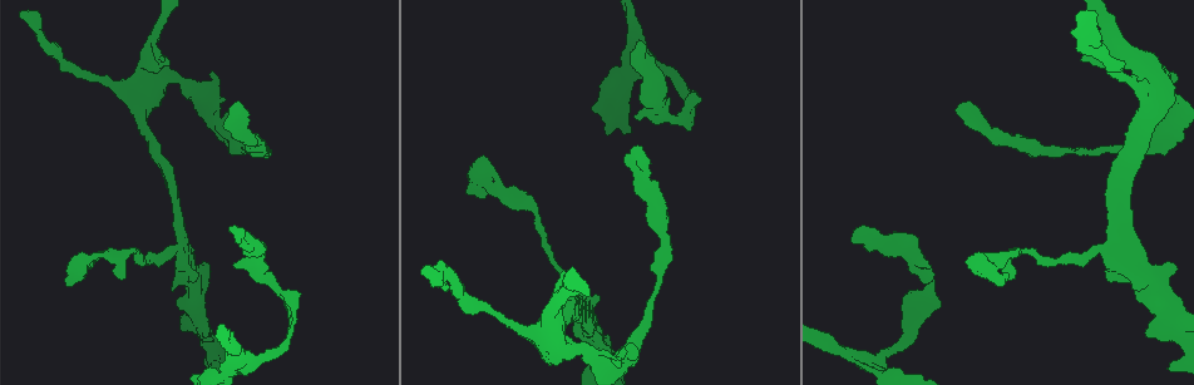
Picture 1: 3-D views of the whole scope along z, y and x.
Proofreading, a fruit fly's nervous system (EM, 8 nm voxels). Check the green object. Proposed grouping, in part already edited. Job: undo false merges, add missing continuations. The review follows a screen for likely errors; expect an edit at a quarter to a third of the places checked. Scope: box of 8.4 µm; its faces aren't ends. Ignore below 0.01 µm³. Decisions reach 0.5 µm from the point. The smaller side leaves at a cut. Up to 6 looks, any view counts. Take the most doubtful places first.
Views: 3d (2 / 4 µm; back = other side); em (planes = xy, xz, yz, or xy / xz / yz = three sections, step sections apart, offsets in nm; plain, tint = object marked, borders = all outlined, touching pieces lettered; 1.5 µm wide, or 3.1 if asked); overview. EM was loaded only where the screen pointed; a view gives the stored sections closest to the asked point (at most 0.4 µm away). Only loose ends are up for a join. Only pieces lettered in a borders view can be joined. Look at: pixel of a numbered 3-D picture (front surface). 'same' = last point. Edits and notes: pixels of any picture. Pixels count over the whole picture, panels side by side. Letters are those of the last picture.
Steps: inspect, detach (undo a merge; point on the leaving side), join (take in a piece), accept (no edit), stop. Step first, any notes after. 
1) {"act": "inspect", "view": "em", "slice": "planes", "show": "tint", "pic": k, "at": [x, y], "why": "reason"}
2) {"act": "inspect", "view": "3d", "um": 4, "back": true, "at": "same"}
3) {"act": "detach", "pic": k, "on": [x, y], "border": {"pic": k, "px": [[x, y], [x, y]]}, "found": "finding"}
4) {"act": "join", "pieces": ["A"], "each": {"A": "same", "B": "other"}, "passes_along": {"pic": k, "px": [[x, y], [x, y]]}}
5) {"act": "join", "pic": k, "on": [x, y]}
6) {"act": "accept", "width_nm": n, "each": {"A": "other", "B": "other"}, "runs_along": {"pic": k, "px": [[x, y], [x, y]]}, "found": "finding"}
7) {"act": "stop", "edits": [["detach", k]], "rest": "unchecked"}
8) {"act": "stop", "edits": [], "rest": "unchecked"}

{"act": "inspect", "view": "em", "slice": "planes", "show": "borders", "pic": 1, "at": [870, 232], "why": "free end"}

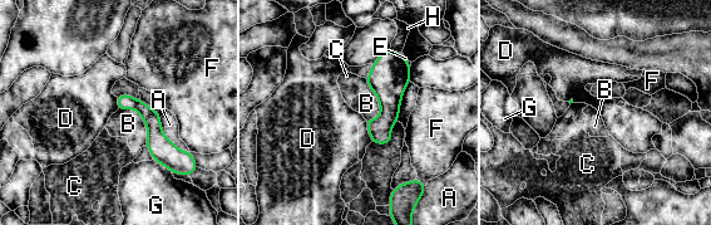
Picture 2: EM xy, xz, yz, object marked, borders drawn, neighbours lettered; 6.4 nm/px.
{"act": "accept", "each": {"A": "other", "B": "other", "C": "other", "D": "other", "E": "other", "F": "other", "G": "other", "H": "other"}, "runs_along": {"pic": 2, "px": [[121, 98], [151, 118], [154, 137], [176, 159]]}, "found": "no lettered piece goes on from it"}

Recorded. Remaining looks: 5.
{"act": "inspect", "view": "3d", "um": 2, "pic": 1, "at": [1083, 58], "why": "an open end"}

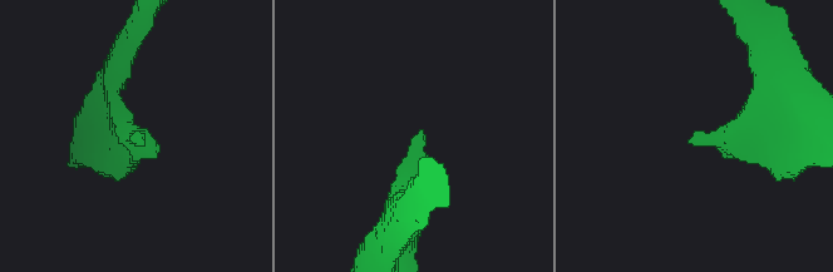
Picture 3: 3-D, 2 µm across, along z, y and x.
{"act": "inspect", "view": "em", "slice": "planes", "show": "borders", "pic": 3, "at": [142, 138], "why": "need the tissue"}

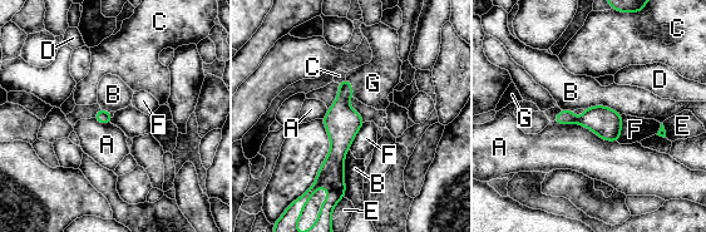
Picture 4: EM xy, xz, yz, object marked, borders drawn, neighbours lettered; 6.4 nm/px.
{"act": "join", "pieces": ["G"], "each": {"A": "other", "B": "other", "C": "other", "D": "other", "E": "other", "F": "other", "G": "same"}, "passes_along": {"pic": 4, "px": [[341, 122], [351, 87], [373, 83]]}, "found": "the cell continues"}

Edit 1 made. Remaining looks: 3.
{"act": "stop", "edits": [["join", 4]], "rest": "unchecked"}

